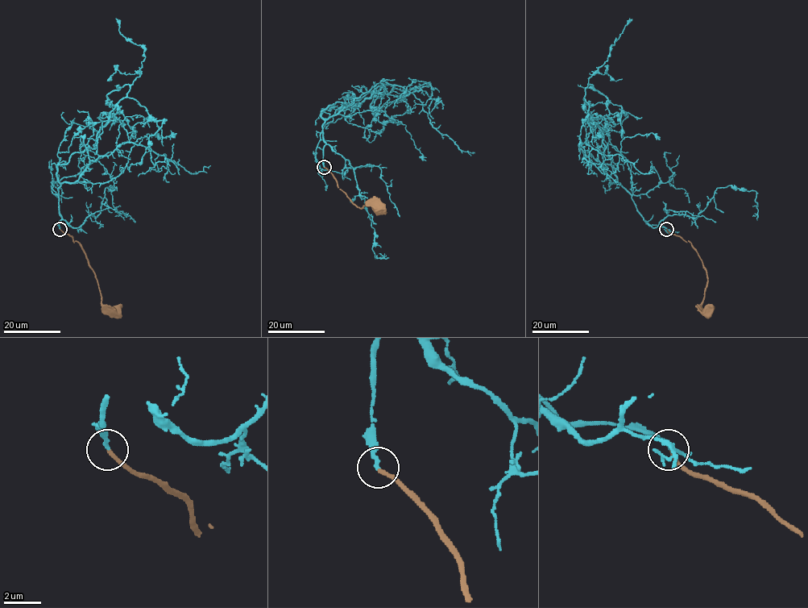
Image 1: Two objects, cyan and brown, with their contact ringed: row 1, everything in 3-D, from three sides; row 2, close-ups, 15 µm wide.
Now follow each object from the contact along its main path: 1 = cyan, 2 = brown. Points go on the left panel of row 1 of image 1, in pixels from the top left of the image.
1: (60, 229), (59, 188), (97, 157), (109, 113), (126, 97), (163, 121), (130, 172)
2: (60, 229), (74, 242), (77, 241), (93, 272), (103, 305), (110, 311), (118, 314), (117, 312)

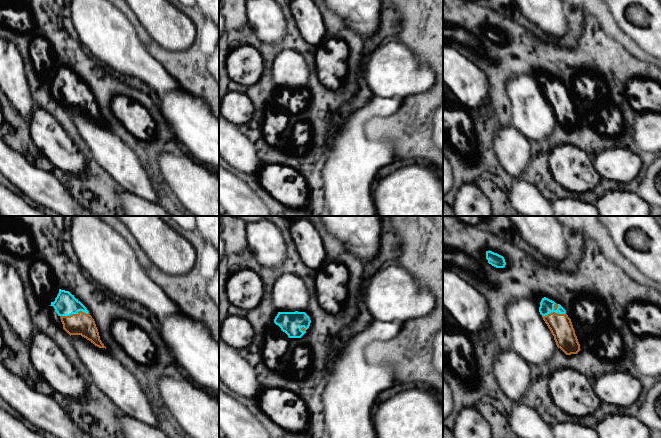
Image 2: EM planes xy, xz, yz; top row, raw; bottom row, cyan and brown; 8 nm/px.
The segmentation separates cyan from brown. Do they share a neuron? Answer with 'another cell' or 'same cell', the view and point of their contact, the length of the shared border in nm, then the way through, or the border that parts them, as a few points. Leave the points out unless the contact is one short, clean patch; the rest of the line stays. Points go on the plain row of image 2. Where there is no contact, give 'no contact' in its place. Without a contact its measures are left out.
same cell; contact yz (553, 87); length 190 nm; way yz (546, 83), (553, 87), (560, 101)

